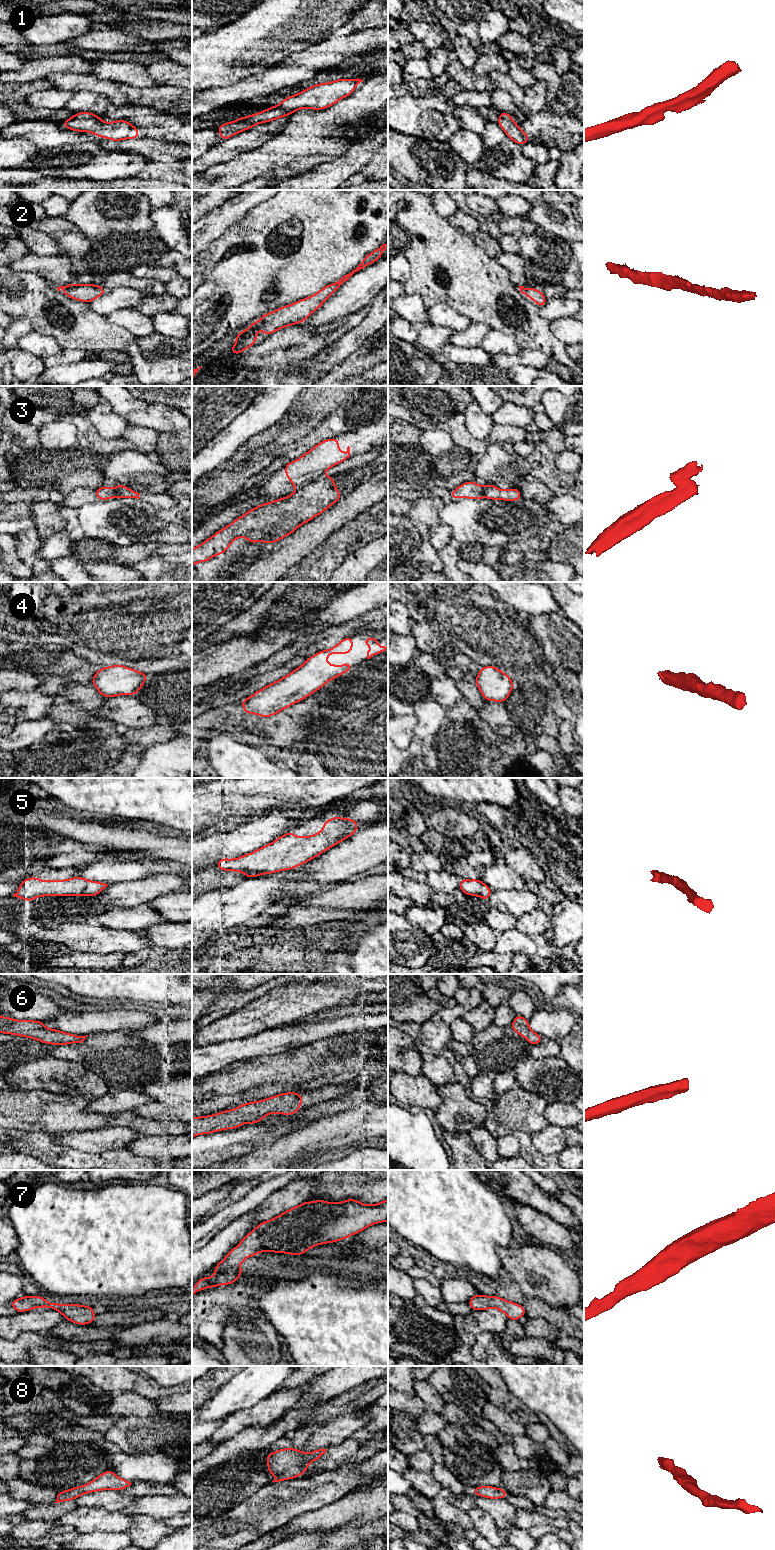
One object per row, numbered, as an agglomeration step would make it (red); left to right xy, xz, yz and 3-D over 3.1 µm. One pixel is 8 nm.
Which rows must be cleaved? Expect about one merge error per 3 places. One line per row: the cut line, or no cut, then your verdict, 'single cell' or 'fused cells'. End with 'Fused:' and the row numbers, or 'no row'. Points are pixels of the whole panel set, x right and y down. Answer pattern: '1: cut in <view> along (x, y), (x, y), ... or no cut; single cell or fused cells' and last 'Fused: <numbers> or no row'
1: no cut; single cell
2: no cut; single cell
3: cut in xz along (321, 474), (297, 489); fused cells
4: no cut; single cell
5: no cut; single cell
6: no cut; single cell
7: no cut; single cell
8: no cut; single cell
Fused: 3

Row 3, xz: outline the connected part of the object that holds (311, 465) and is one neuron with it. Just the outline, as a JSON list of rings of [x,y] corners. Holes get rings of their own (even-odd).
[[[337,438],[323,440],[299,459],[285,465],[285,475],[297,489],[315,481],[327,469],[350,457],[350,447],[345,453],[339,452]]]

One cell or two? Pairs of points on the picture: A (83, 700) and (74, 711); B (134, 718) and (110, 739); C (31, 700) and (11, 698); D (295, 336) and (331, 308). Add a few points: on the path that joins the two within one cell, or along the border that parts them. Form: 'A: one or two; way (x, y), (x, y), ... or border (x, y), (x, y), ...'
A: two; border (61, 701), (74, 703), (80, 708), (91, 711)
B: two; border (94, 715), (106, 717), (116, 724)
C: one; way (26, 700), (16, 700)
D: two; border (307, 319), (310, 327), (317, 327), (332, 320)

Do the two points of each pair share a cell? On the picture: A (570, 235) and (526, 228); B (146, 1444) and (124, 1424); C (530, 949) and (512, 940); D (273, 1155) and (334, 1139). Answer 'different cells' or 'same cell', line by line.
A: different cells
B: same cell
C: same cell
D: same cell

